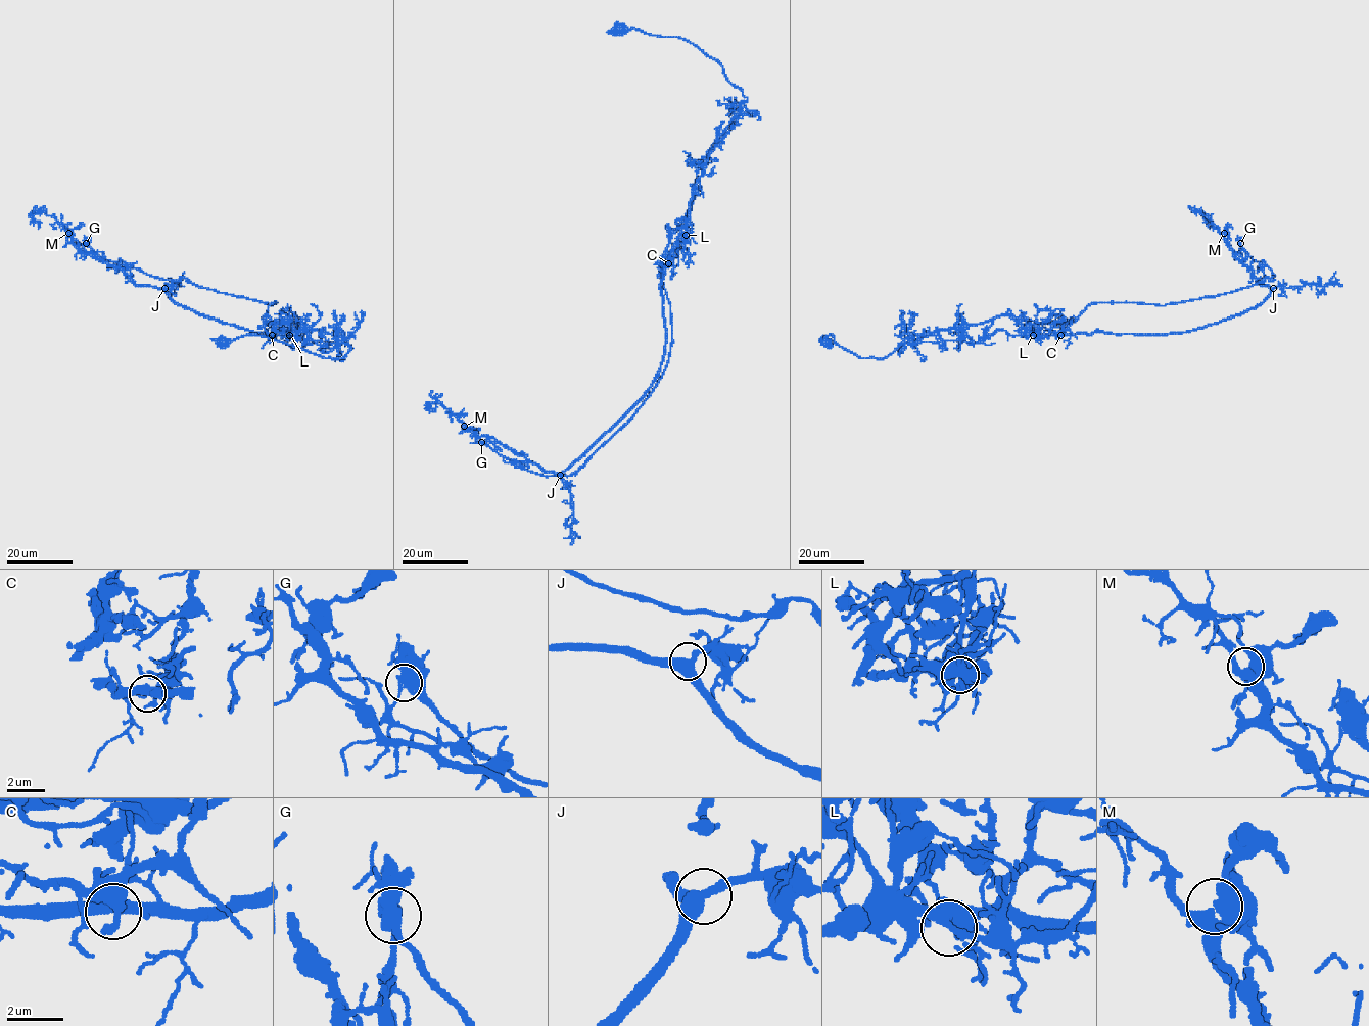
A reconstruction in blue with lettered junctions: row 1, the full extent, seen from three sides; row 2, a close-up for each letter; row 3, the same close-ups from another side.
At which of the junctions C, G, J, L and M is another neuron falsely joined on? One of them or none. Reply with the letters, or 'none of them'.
G

